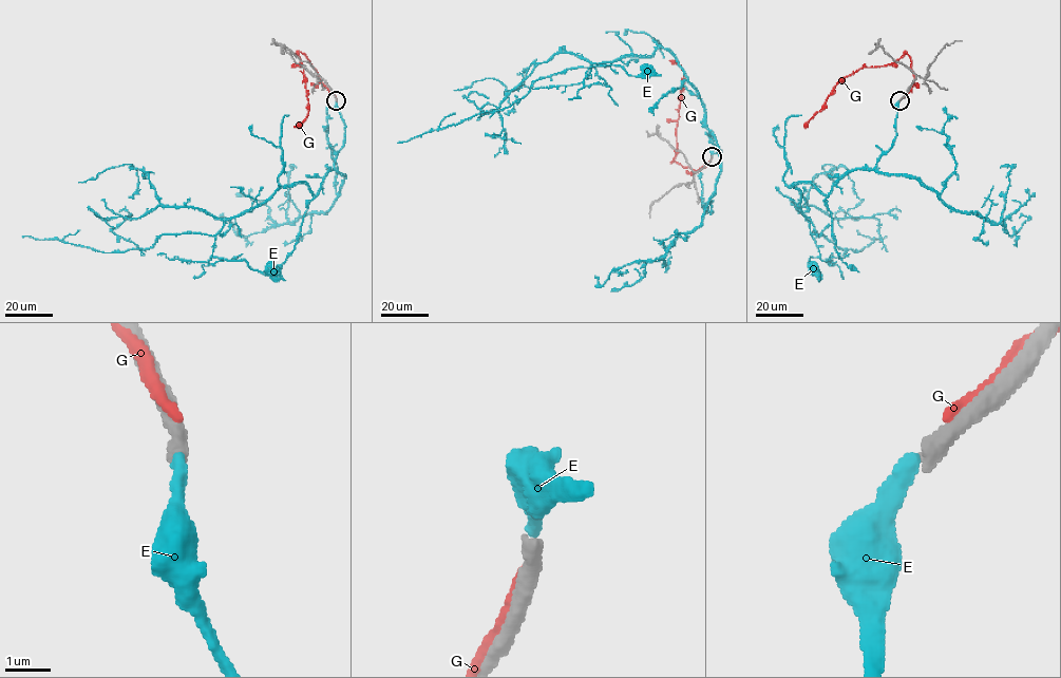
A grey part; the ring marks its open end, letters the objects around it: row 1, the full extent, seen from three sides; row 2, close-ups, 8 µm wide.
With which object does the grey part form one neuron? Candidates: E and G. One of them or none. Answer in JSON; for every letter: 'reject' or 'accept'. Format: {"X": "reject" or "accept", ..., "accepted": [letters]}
{"E": "accept", "G": "reject", "accepted": ["E"]}

